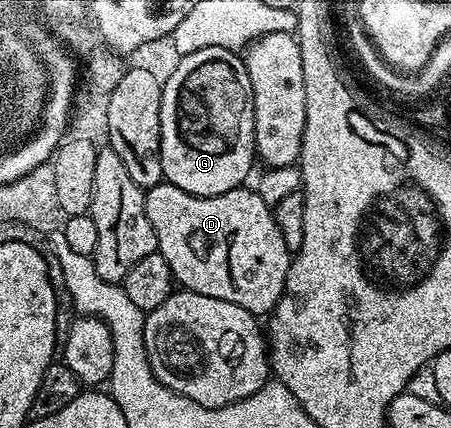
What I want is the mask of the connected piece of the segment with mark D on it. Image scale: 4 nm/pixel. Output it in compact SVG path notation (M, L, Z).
M169 183L154 185L145 190L145 195L148 223L152 223L152 231L156 231L157 252L168 259L168 267L172 267L175 282L185 292L224 299L255 315L274 312L286 286L292 250L284 243L280 227L276 227L274 210L269 200L266 202L260 194L253 193L250 187L233 189L215 197L197 197Z

